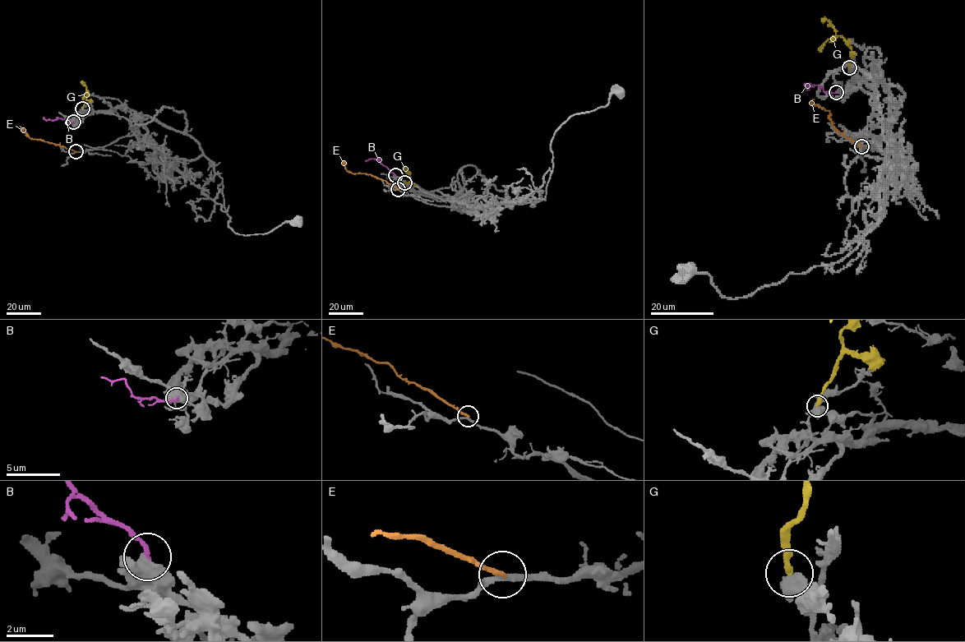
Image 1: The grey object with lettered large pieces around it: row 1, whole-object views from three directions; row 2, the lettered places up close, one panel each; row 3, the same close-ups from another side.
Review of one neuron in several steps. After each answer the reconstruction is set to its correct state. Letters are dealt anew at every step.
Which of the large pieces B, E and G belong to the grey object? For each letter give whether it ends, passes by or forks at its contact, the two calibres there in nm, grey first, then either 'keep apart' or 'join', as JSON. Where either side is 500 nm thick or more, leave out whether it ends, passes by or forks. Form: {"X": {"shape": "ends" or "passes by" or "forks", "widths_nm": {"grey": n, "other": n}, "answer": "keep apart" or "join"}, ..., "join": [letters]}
{"B": {"widths_nm": {"grey": 800, "other": 200}, "answer": "keep apart"}, "E": {"shape": "ends", "widths_nm": {"grey": 220, "other": 190}, "answer": "keep apart"}, "G": {"shape": "ends", "widths_nm": {"grey": 440, "other": 280}, "answer": "keep apart"}, "join": []}

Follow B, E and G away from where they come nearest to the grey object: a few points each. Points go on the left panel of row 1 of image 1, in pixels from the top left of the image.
B: (73, 122), (60, 118), (47, 120), (43, 117)
E: (76, 152), (30, 139), (20, 126)
G: (82, 108), (88, 94), (85, 83), (80, 81)

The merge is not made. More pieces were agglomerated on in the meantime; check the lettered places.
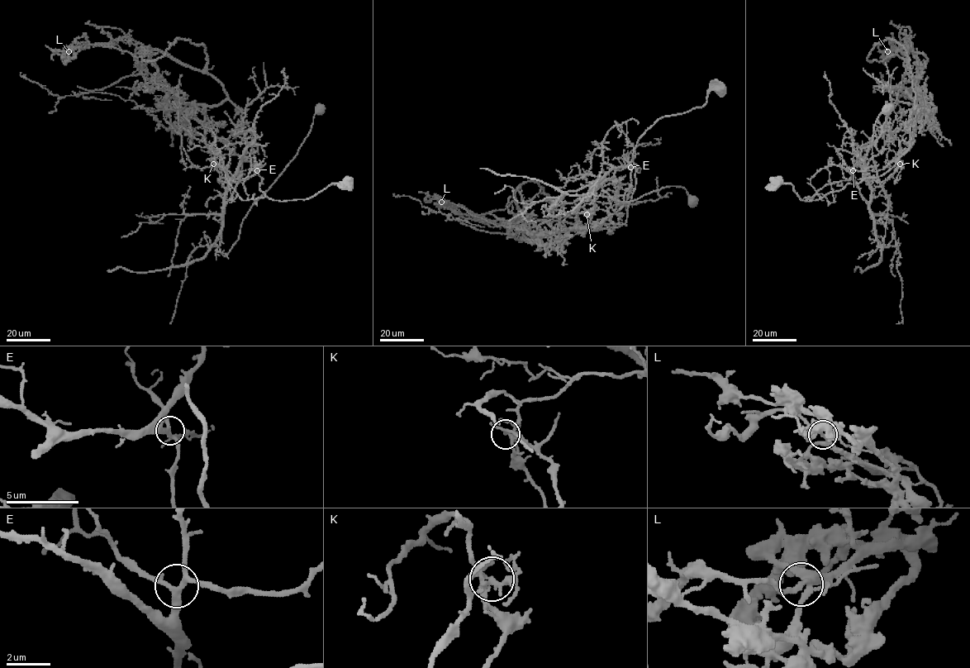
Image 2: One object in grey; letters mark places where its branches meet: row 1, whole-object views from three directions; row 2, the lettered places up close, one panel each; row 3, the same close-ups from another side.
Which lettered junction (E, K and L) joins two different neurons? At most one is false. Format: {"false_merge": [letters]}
{"false_merge": ["K"]}

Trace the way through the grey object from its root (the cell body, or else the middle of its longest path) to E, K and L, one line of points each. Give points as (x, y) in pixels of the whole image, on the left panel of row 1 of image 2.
E: (349, 183), (269, 198), (243, 124), (227, 141), (236, 155), (215, 159), (225, 202), (257, 170)
K: (349, 183), (306, 198), (269, 198), (259, 188), (245, 124), (227, 141), (236, 155), (213, 164)
L: (349, 183), (306, 198), (271, 199), (259, 188), (252, 130), (211, 75), (126, 37), (68, 51)

